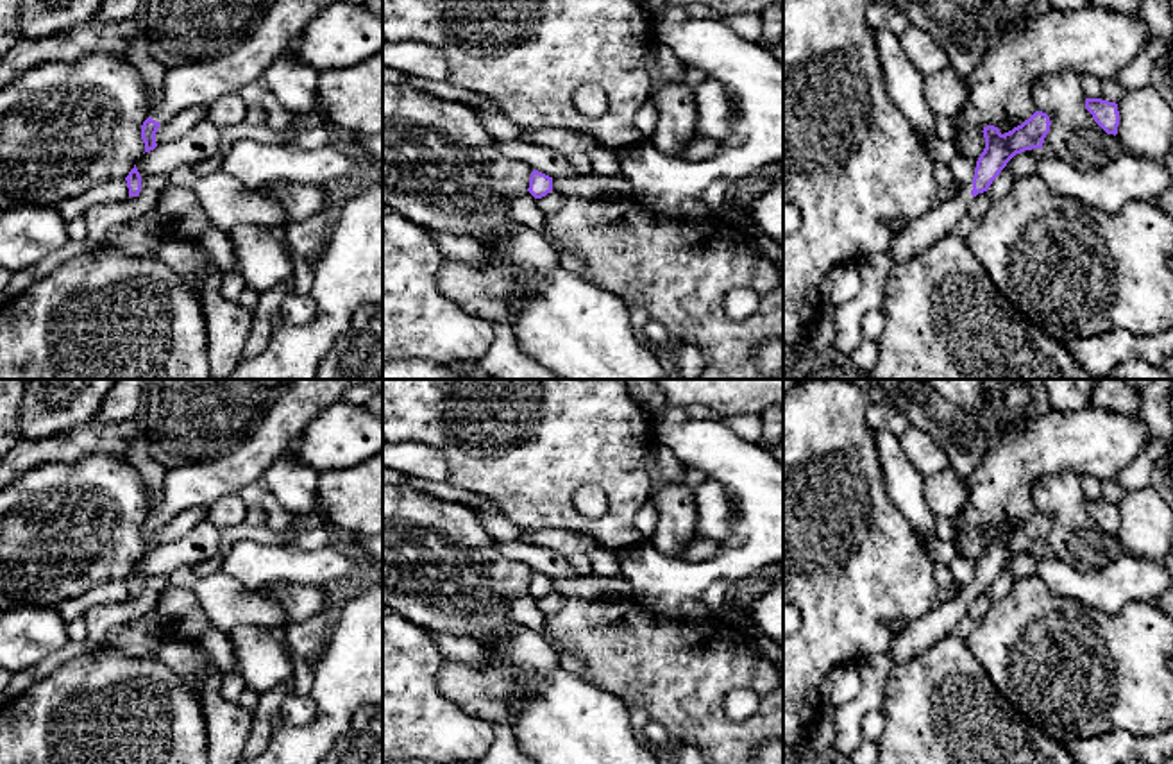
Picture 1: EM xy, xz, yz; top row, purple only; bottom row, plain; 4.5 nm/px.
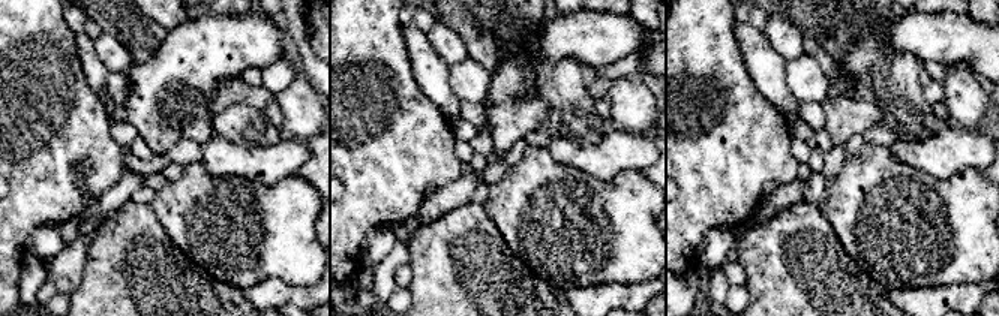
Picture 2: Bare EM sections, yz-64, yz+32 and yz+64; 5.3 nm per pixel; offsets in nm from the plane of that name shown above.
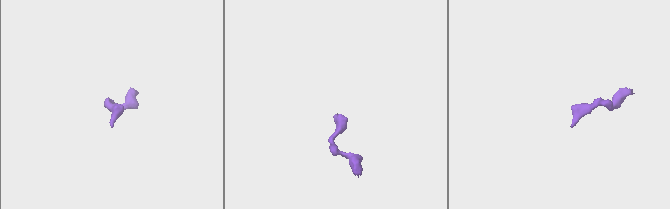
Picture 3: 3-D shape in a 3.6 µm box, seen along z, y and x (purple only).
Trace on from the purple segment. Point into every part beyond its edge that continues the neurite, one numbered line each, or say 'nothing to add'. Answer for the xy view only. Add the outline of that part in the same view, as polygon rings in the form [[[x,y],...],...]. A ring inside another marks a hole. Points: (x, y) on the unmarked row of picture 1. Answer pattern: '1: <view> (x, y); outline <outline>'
1: xy (190, 485); outline [[[290,379],[261,424],[231,454],[166,471],[163,501],[150,519],[163,524],[184,510],[215,505],[243,487],[261,485],[268,467],[291,447],[311,419],[340,401],[345,390],[368,381]]]

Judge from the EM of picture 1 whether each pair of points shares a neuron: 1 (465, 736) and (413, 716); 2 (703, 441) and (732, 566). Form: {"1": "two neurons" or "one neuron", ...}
{"1": "one neuron", "2": "one neuron"}

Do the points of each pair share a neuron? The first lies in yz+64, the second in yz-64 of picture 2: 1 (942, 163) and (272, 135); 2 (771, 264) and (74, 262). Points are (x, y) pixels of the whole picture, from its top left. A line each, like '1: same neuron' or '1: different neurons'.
1: different neurons
2: different neurons

